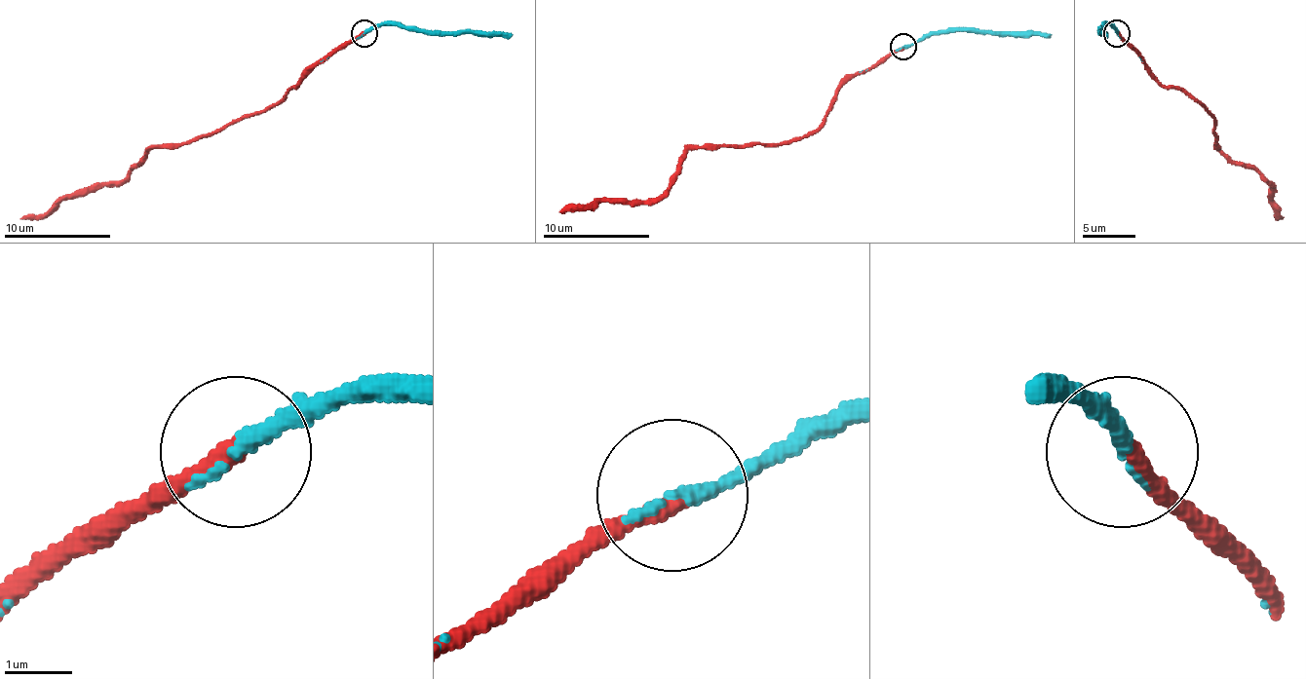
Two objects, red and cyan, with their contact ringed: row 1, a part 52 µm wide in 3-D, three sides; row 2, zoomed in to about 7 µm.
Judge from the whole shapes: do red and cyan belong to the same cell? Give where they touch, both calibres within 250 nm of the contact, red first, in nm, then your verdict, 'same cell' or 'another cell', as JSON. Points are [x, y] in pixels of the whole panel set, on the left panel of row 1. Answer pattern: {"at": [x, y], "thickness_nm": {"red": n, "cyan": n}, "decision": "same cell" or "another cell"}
{"at": [364, 33], "thickness_nm": {"red": 280, "cyan": 240}, "decision": "same cell"}

